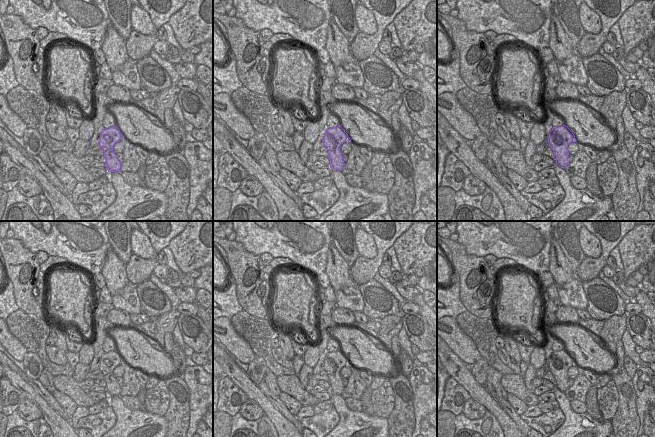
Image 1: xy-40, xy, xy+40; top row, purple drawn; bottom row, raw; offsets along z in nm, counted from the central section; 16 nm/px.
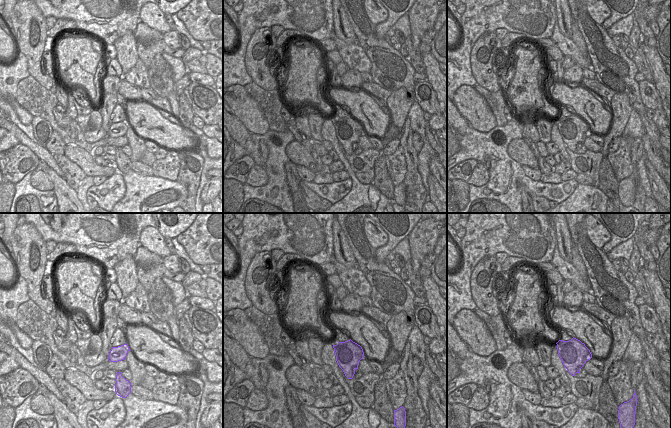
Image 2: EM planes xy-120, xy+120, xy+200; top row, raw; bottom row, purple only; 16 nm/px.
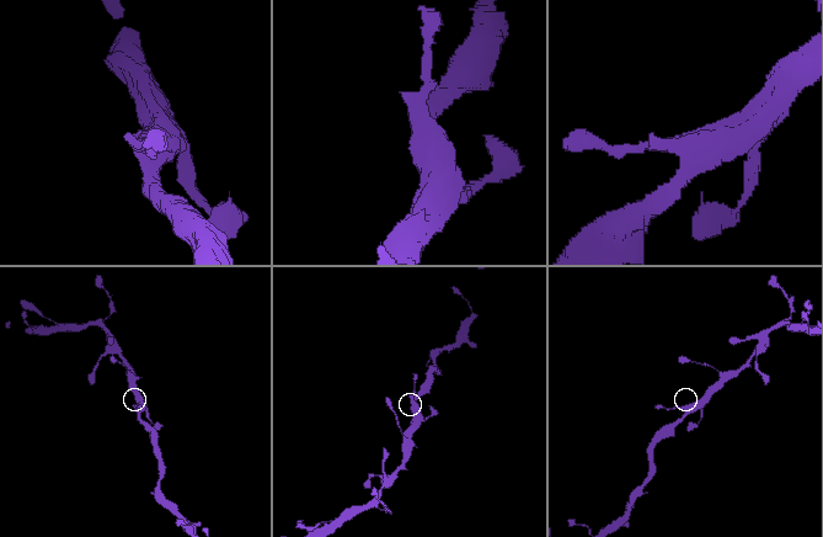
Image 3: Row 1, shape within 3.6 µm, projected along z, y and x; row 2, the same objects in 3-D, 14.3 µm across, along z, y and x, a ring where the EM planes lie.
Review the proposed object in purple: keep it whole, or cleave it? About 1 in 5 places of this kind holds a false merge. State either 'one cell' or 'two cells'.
one cell

